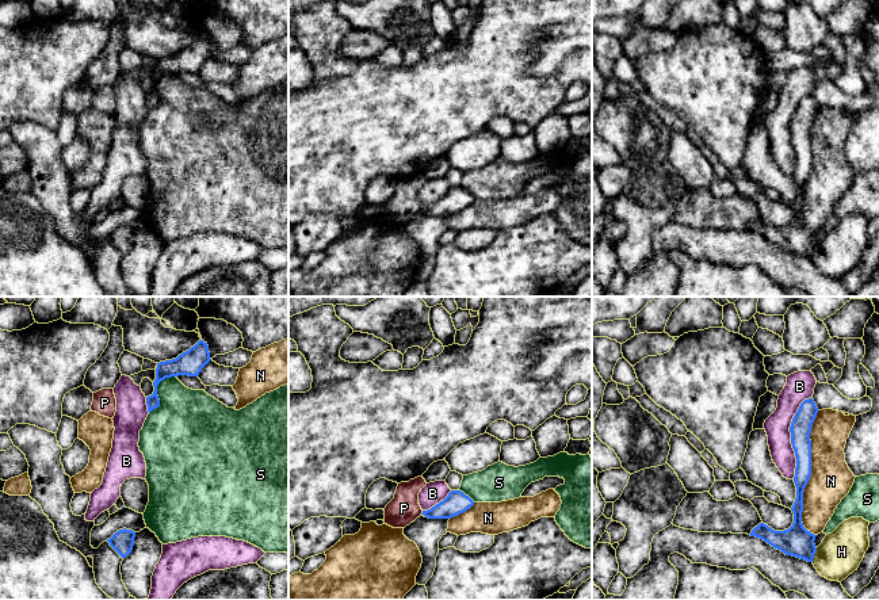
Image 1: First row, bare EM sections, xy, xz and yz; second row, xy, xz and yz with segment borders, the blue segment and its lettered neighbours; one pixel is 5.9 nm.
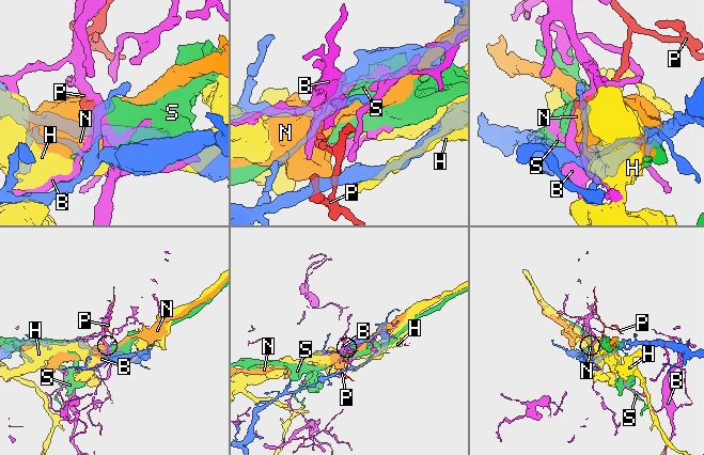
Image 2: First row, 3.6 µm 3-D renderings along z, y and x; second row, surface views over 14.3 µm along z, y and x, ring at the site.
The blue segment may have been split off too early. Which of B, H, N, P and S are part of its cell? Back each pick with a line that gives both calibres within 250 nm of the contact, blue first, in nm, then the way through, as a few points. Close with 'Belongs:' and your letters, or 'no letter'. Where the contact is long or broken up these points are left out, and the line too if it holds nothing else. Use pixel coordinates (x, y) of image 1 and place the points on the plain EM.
Belongs: no letter

